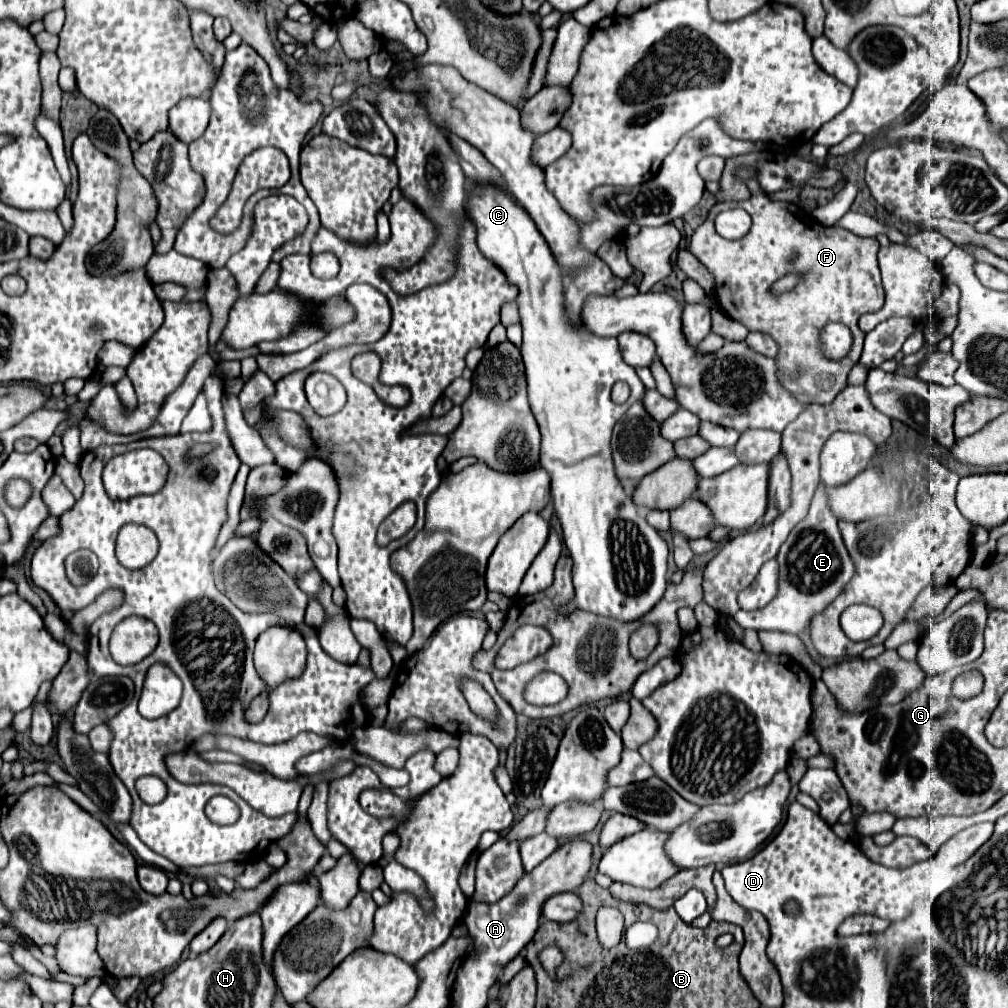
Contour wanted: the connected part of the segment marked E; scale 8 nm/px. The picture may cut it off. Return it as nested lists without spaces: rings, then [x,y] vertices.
[[[824,485],[818,487],[808,517],[790,531],[776,559],[780,563],[780,569],[790,569],[780,571],[780,591],[776,599],[772,599],[772,603],[768,603],[768,607],[764,609],[738,611],[734,615],[734,621],[738,625],[762,627],[764,631],[800,635],[812,623],[812,617],[822,613],[844,591],[844,587],[856,573],[854,561],[850,559],[842,535],[838,531],[838,519],[828,511],[824,499]]]

